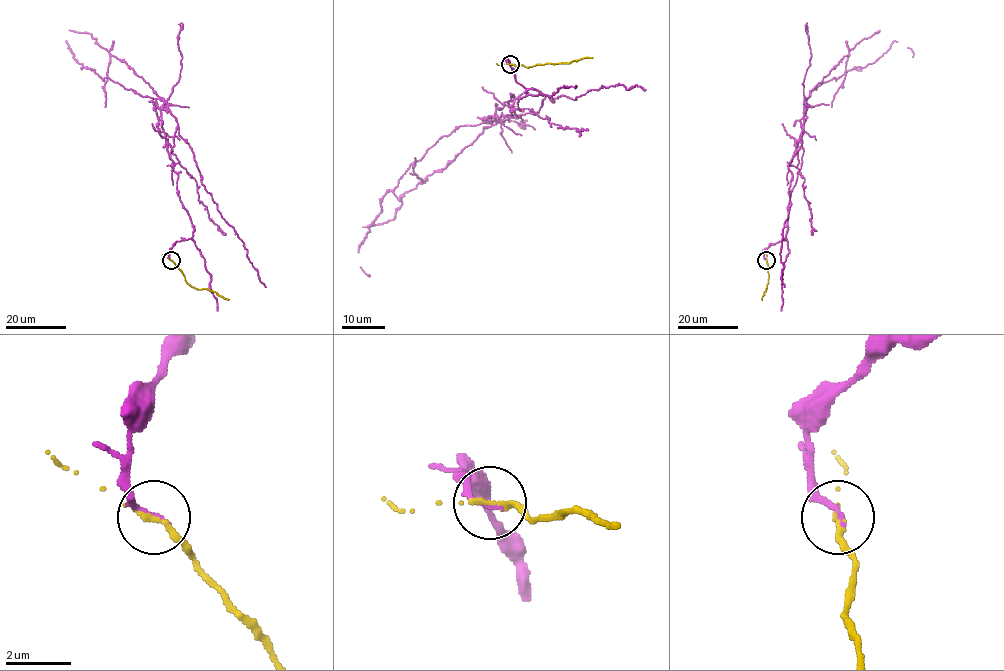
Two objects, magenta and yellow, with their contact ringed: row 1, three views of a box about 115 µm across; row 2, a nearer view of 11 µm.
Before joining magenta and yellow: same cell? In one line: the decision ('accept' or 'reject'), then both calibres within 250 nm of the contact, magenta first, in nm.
reject; 190 nm thick on the magenta side, 180 nm on the other

